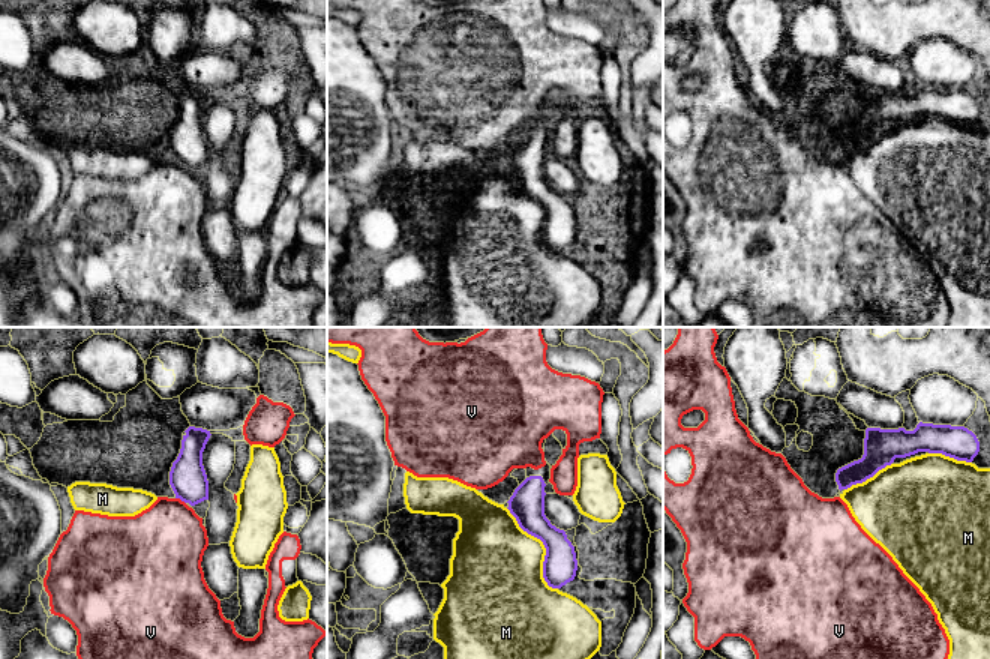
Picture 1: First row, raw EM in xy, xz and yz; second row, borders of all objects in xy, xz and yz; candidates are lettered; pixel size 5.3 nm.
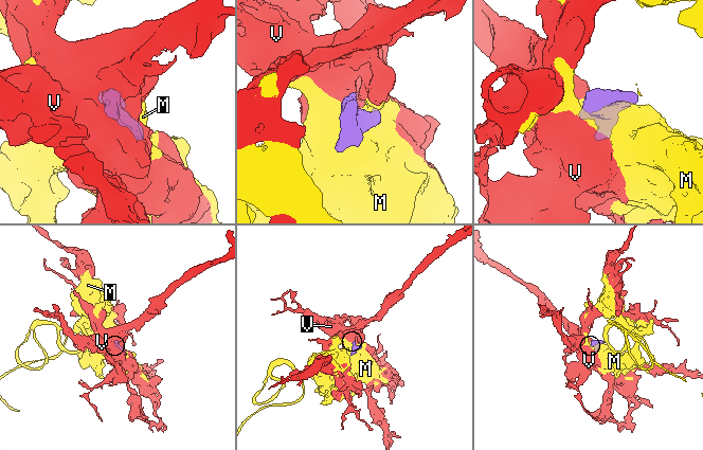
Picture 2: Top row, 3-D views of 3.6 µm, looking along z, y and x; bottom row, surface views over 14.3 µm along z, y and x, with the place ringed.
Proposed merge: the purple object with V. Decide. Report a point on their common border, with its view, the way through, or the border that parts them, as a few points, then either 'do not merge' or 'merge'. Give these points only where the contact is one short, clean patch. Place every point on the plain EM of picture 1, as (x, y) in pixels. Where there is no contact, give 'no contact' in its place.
contact xy (180, 162); way xy (188, 143), (188, 153), (180, 162), (170, 185), (165, 206); merge

